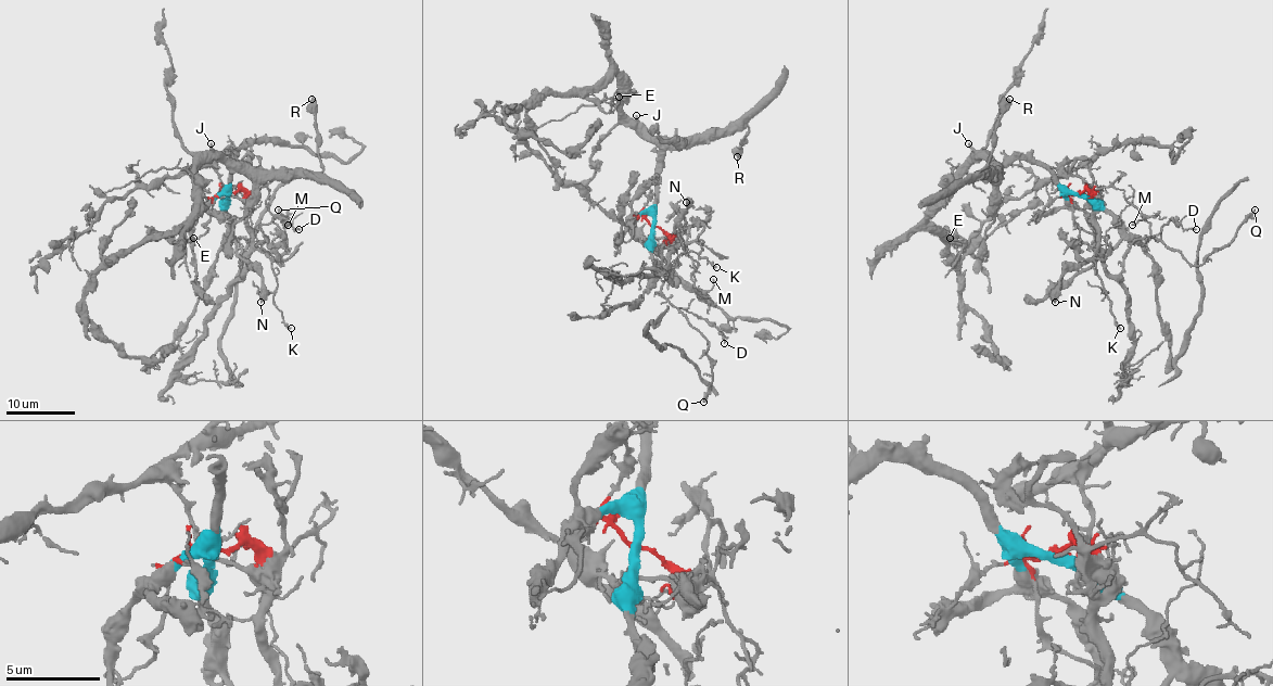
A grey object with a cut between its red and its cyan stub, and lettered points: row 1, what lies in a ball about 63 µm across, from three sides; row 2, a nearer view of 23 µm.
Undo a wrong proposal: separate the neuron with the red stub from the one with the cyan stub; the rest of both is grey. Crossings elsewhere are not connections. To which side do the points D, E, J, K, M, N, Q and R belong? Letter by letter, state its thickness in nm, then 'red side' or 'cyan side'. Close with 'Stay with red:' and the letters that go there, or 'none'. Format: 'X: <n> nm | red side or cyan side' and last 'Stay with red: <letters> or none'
D: 110 nm | red side
E: 130 nm | cyan side
J: 180 nm | cyan side
K: 200 nm | red side
M: 130 nm | red side
N: 440 nm | cyan side
Q: 240 nm | red side
R: 400 nm | cyan side
Stay with red: D, K, M, Q

